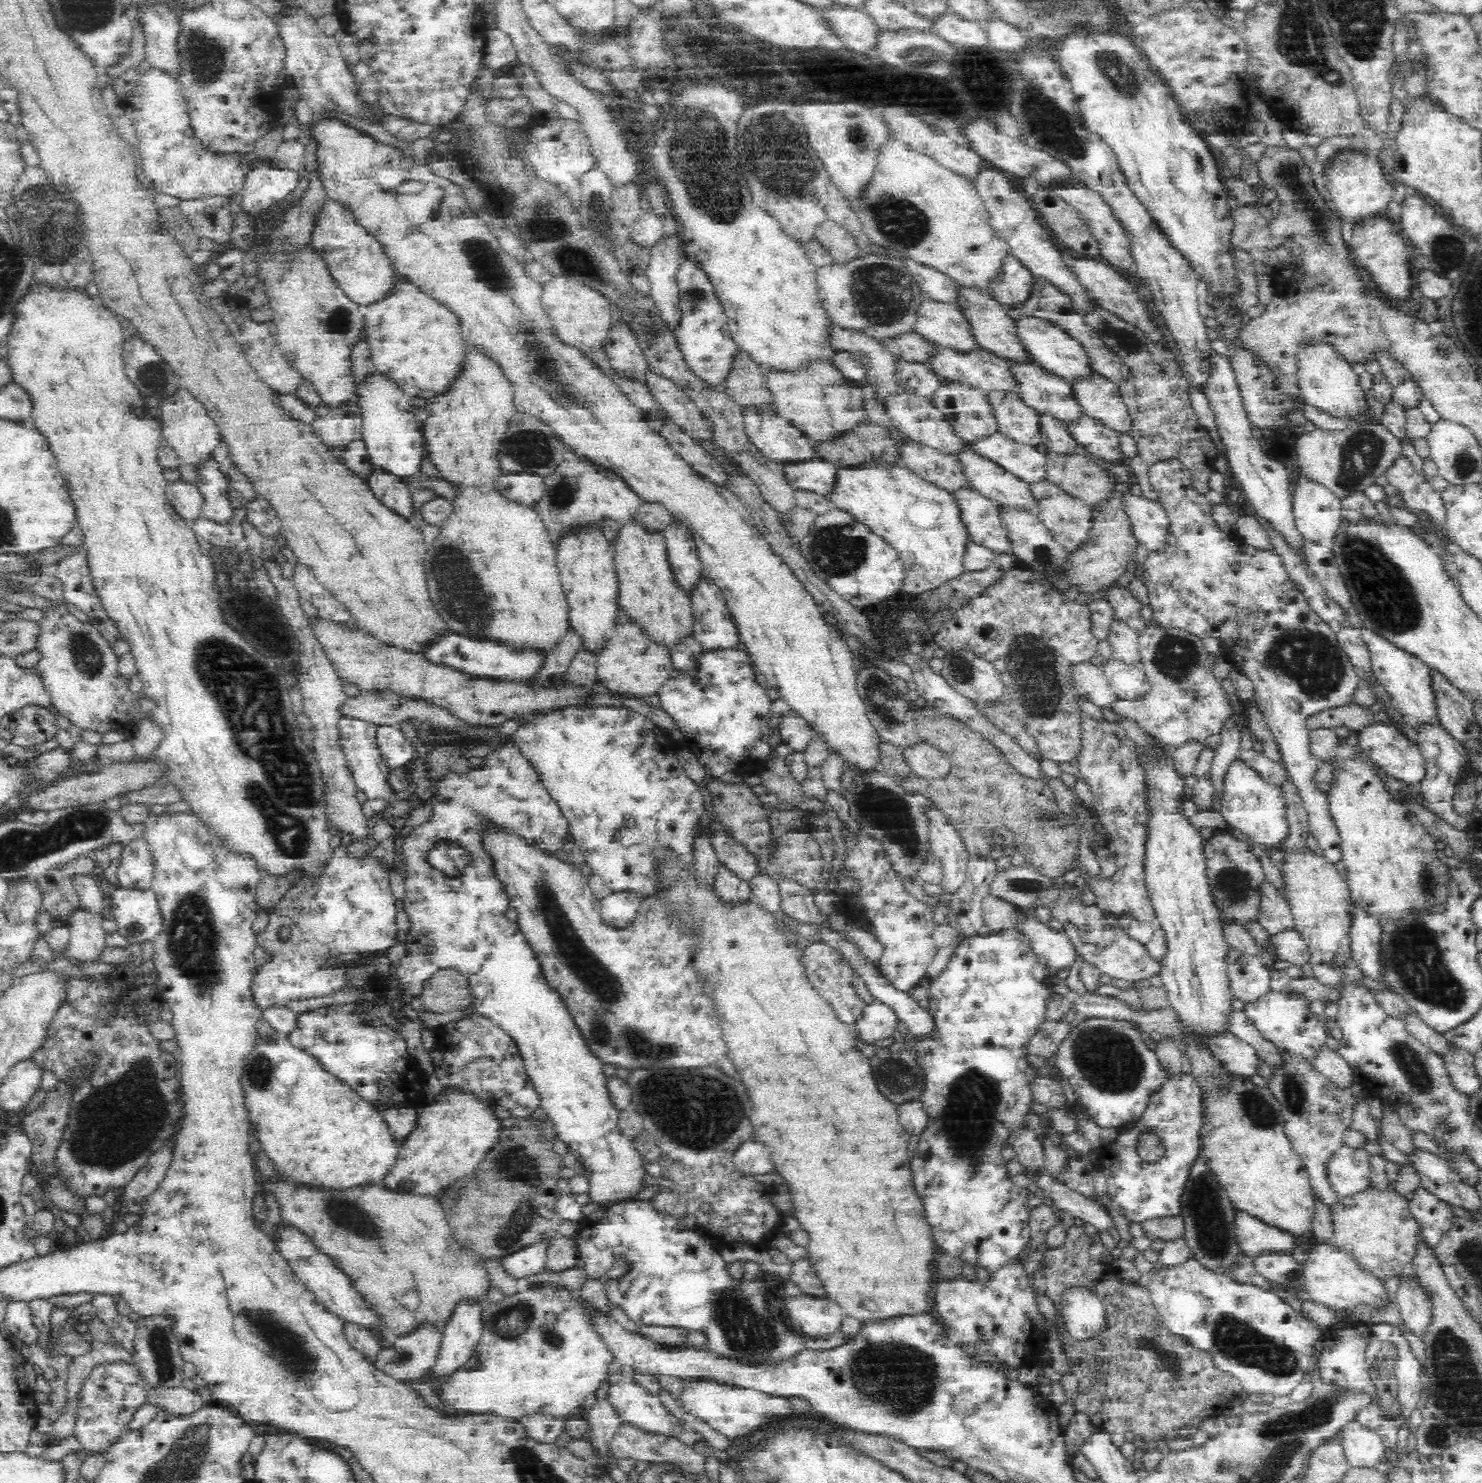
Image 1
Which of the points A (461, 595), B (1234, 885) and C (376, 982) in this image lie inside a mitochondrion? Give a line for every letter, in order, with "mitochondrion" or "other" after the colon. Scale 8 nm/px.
A: mitochondrion
B: mitochondrion
C: mitochondrion

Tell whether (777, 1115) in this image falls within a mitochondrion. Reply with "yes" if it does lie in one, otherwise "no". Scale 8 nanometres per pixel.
no

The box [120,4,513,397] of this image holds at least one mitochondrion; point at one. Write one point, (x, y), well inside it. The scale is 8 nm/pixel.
(207, 57)

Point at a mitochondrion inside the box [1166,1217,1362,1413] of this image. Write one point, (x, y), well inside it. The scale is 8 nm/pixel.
(1233, 1338)

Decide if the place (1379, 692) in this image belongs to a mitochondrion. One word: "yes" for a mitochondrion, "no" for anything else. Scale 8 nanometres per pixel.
no

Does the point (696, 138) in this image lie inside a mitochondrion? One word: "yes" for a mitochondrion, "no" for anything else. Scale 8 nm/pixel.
yes

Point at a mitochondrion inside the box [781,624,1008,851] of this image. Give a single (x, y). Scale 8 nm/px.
(878, 700)

